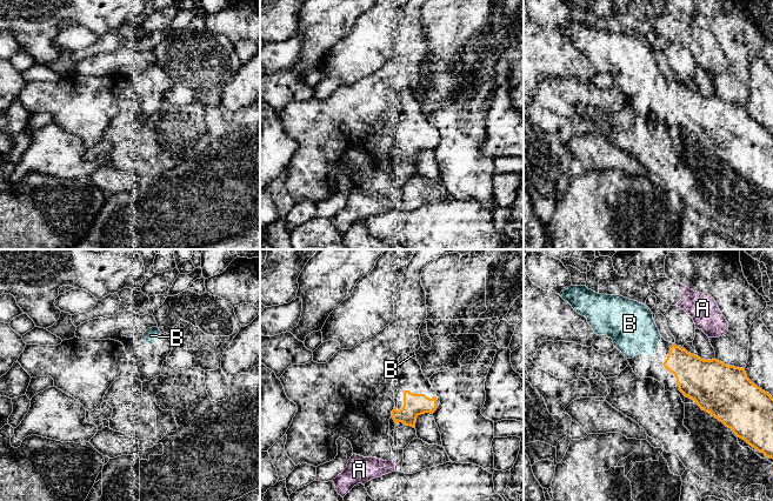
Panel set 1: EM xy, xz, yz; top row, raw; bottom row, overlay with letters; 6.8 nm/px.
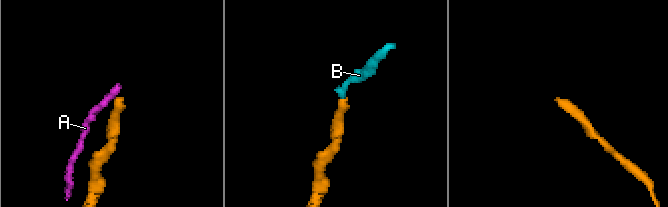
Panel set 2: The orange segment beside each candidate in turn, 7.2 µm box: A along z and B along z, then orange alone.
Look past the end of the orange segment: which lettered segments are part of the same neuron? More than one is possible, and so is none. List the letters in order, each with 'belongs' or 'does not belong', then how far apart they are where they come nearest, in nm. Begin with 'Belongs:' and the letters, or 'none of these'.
Belongs: B
A: does not belong; 150 nm apart
B: belongs; 90 nm apart

